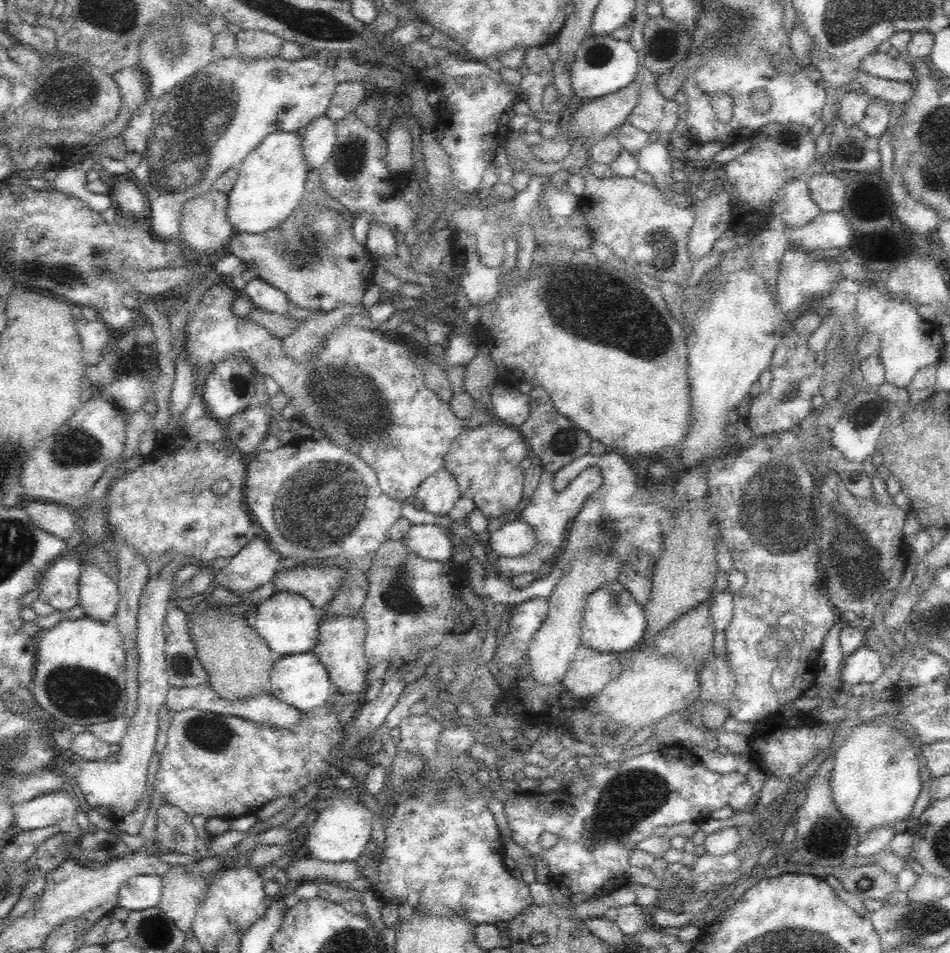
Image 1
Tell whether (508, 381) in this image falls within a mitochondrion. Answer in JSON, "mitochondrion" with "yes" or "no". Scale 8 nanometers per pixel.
{"mitochondrion":"no"}

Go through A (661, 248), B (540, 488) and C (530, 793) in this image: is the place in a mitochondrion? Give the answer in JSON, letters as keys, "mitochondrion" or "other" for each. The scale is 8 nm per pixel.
{"A":"mitochondrion","B":"other","C":"other"}

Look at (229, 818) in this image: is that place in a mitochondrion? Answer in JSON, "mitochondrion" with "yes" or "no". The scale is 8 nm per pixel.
{"mitochondrion":"no"}

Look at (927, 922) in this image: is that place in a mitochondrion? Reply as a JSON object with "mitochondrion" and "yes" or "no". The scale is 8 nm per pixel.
{"mitochondrion":"yes"}

